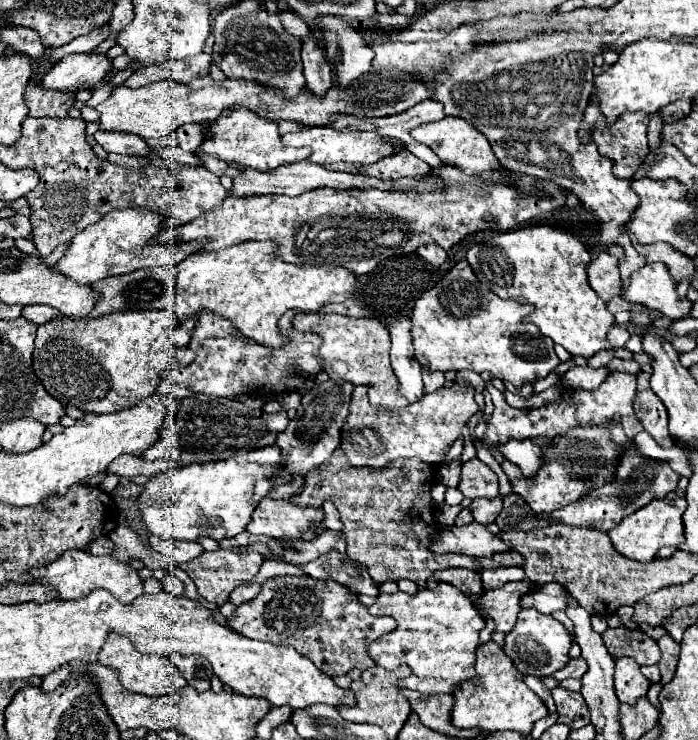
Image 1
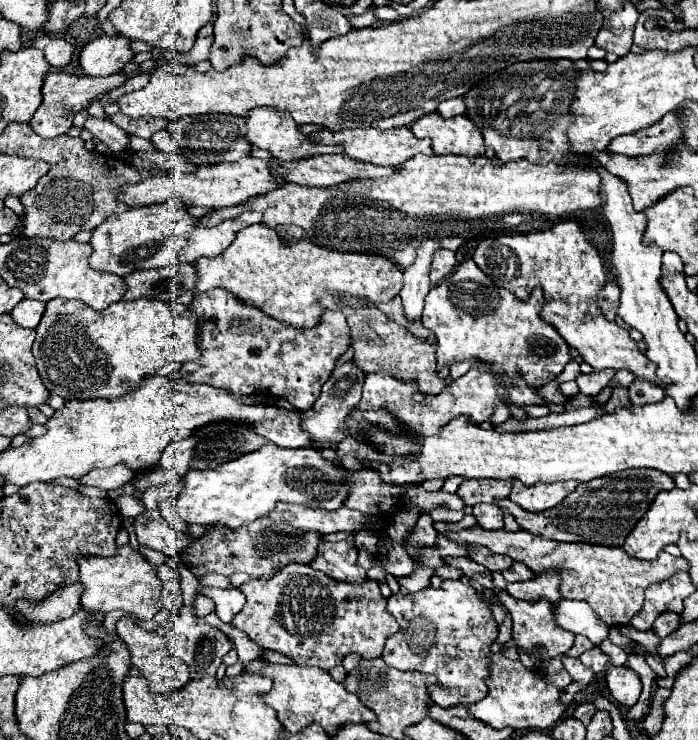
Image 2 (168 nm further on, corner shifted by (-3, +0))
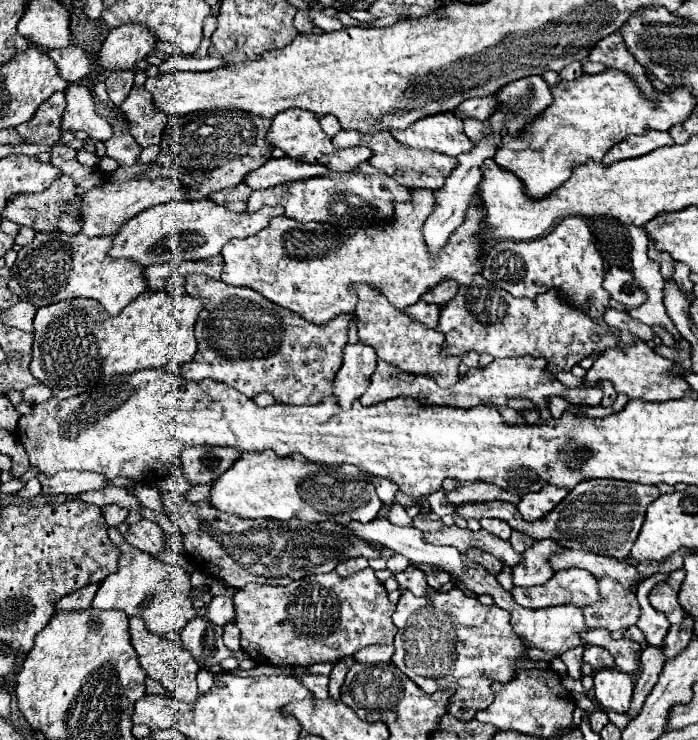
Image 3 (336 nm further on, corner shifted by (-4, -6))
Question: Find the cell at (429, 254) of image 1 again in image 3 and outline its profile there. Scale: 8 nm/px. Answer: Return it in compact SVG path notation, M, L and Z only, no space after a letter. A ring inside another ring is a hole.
M444 280L438 286L430 288L422 300L428 304L448 304L458 294L458 282L456 280Z

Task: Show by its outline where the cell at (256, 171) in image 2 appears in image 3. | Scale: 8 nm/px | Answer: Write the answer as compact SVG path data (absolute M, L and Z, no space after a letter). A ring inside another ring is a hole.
M170 178L104 182L102 186L92 188L90 194L84 194L80 206L80 228L86 236L108 236L114 234L124 222L128 222L132 216L140 214L142 210L152 208L156 204L182 200L182 198L184 198L184 190L178 184L174 184Z

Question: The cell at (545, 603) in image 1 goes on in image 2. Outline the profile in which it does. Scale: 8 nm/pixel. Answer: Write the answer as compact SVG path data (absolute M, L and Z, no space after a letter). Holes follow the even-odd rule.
M561 598L559 602L553 602L551 612L555 616L555 622L561 628L573 634L587 636L595 646L599 646L601 640L607 638L609 634L609 626L603 624L603 620L597 616L597 612L587 602Z

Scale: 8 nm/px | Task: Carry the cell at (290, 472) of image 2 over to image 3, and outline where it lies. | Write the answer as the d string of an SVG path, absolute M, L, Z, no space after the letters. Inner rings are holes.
M272 450L242 454L234 466L212 484L210 504L240 518L290 520L298 516L304 522L370 522L382 508L370 476L356 466L324 466L308 462L302 454L282 458Z

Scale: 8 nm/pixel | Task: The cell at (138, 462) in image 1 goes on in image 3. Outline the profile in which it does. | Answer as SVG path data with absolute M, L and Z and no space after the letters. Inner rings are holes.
M60 472L54 476L38 476L44 494L80 494L86 490L102 490L106 478L92 472Z

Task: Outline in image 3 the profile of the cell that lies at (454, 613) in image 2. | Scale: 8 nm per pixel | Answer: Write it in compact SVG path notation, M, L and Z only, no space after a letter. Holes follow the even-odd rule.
M452 588L450 592L436 592L428 590L422 596L412 596L412 592L402 592L400 602L394 612L394 624L398 634L394 638L394 656L392 662L424 692L436 692L442 688L452 688L454 696L450 698L448 714L454 718L468 722L476 716L476 712L486 710L492 704L494 692L492 682L510 682L516 676L516 670L522 666L518 660L524 660L526 646L516 638L510 626L510 614L498 606L484 606L476 600L476 596L468 596L460 588Z

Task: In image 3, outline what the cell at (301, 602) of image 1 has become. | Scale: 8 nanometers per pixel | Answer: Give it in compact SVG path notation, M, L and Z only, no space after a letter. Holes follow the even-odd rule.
M372 568L352 576L338 576L336 572L312 574L288 586L260 586L248 584L234 594L236 626L240 628L242 650L256 664L272 666L312 666L318 662L338 662L346 656L372 644L392 644L396 626L392 622L394 604L388 600L386 588L378 582Z

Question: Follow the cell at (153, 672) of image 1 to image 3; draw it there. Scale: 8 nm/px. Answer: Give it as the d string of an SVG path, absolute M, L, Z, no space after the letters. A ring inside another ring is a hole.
M136 616L130 618L130 636L132 636L132 646L138 652L140 666L146 670L146 674L152 680L160 682L164 686L164 690L168 690L178 700L196 702L196 698L200 696L200 690L196 684L196 674L198 674L200 666L196 664L192 654L188 654L188 650L184 650L178 642L172 642L166 636L158 636L158 634L148 632L144 626L144 620L136 618Z

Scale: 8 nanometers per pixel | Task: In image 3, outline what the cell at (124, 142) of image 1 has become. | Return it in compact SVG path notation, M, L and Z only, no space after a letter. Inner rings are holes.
M70 84L66 88L66 110L62 116L62 130L86 132L94 140L108 140L112 136L112 126L108 120L98 116L90 90L82 84Z

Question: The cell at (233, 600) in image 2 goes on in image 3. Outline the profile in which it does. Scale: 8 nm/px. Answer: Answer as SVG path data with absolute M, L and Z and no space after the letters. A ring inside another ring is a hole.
M232 622L224 626L224 646L228 646L228 650L232 652L240 650L240 630Z

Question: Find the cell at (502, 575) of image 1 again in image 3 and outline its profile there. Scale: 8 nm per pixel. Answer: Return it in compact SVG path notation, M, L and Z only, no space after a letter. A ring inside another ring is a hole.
M540 540L536 546L528 548L524 552L524 558L520 560L520 566L514 566L514 586L536 586L544 584L548 578L552 578L554 570L548 566L548 558L552 554L558 554L562 548L558 542Z

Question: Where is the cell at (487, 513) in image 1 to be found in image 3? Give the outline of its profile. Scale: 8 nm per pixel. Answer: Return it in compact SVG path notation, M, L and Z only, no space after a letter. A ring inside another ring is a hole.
M482 518L480 520L482 528L496 534L498 538L504 538L504 540L510 540L510 534L512 534L512 528L508 526L508 522L504 520L492 520L492 518Z

